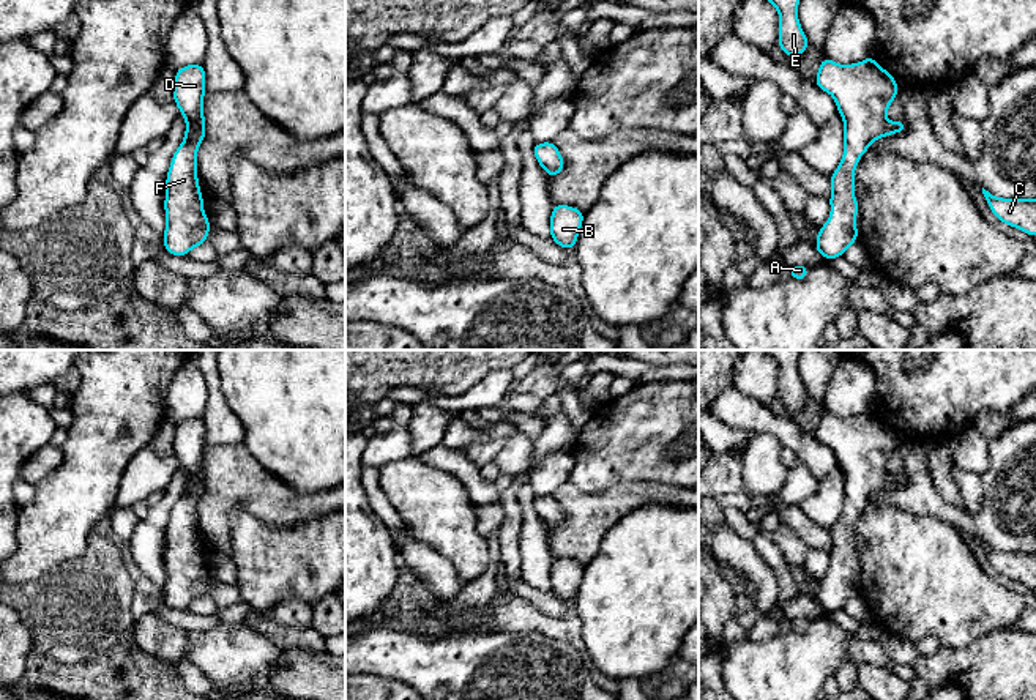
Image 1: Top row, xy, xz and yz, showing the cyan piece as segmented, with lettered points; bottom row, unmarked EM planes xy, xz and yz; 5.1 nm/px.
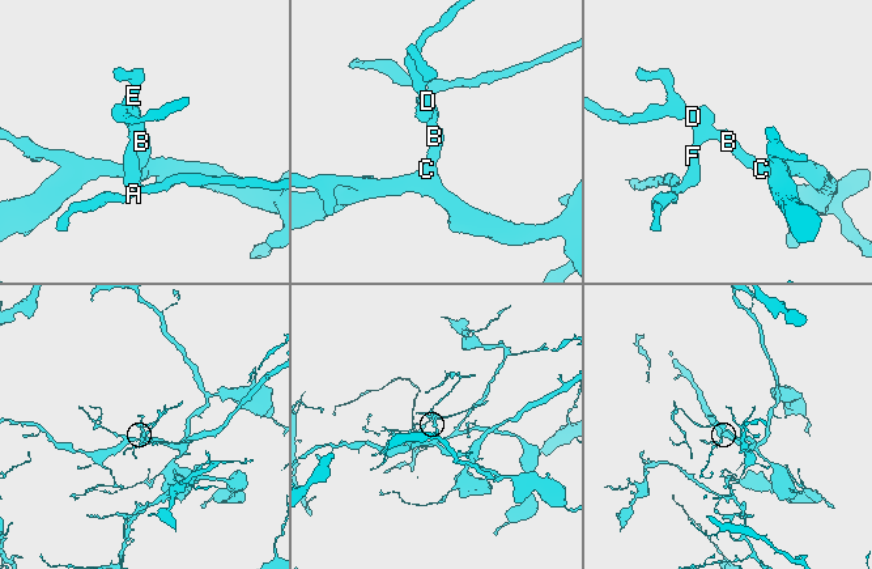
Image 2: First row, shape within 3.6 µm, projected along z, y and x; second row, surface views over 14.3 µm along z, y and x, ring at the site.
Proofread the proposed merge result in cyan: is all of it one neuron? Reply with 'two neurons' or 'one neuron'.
one neuron

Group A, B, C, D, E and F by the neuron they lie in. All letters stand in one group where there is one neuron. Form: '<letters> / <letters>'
A B C D E F

